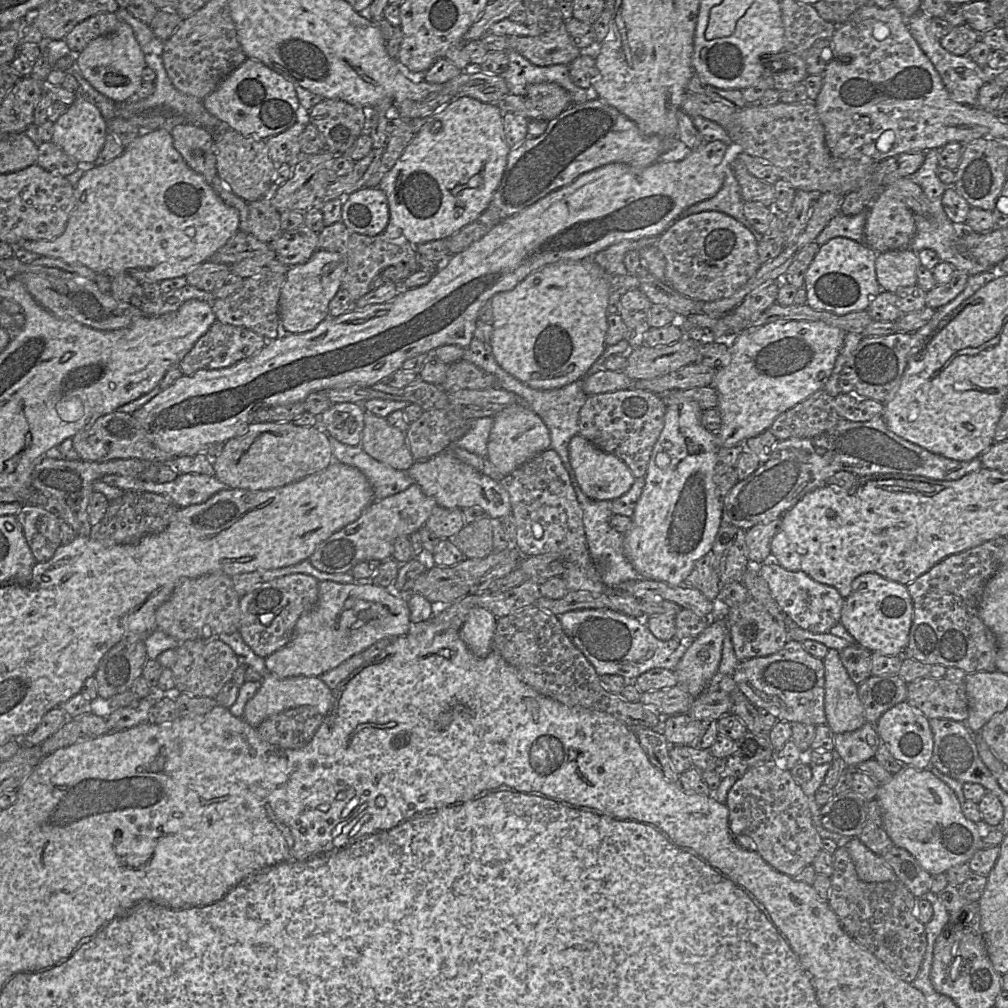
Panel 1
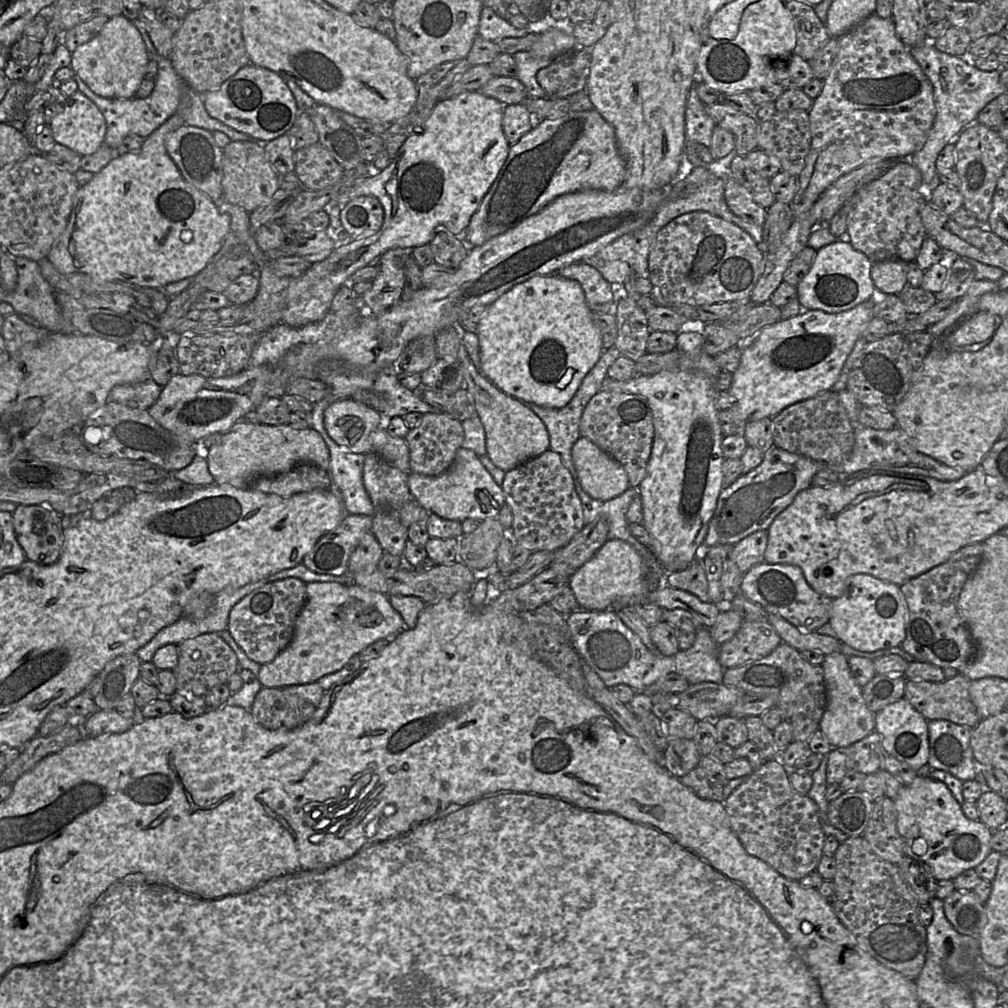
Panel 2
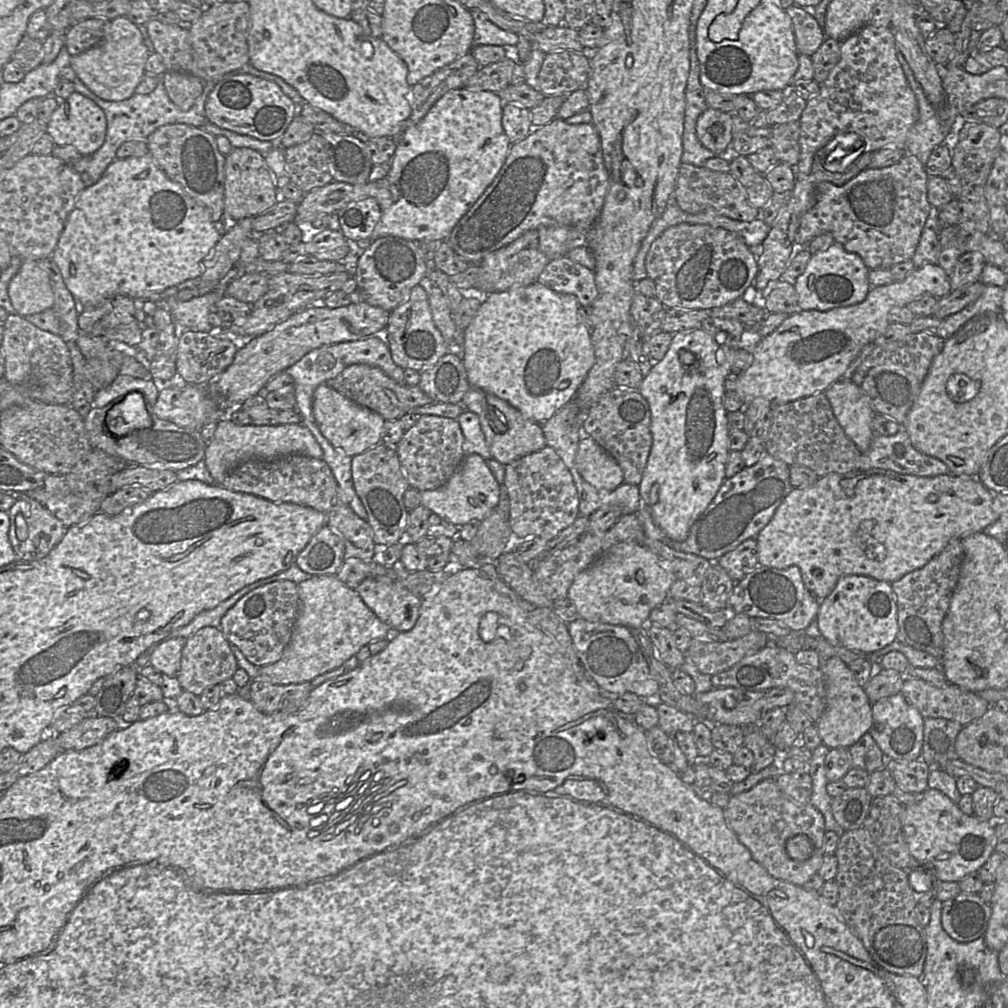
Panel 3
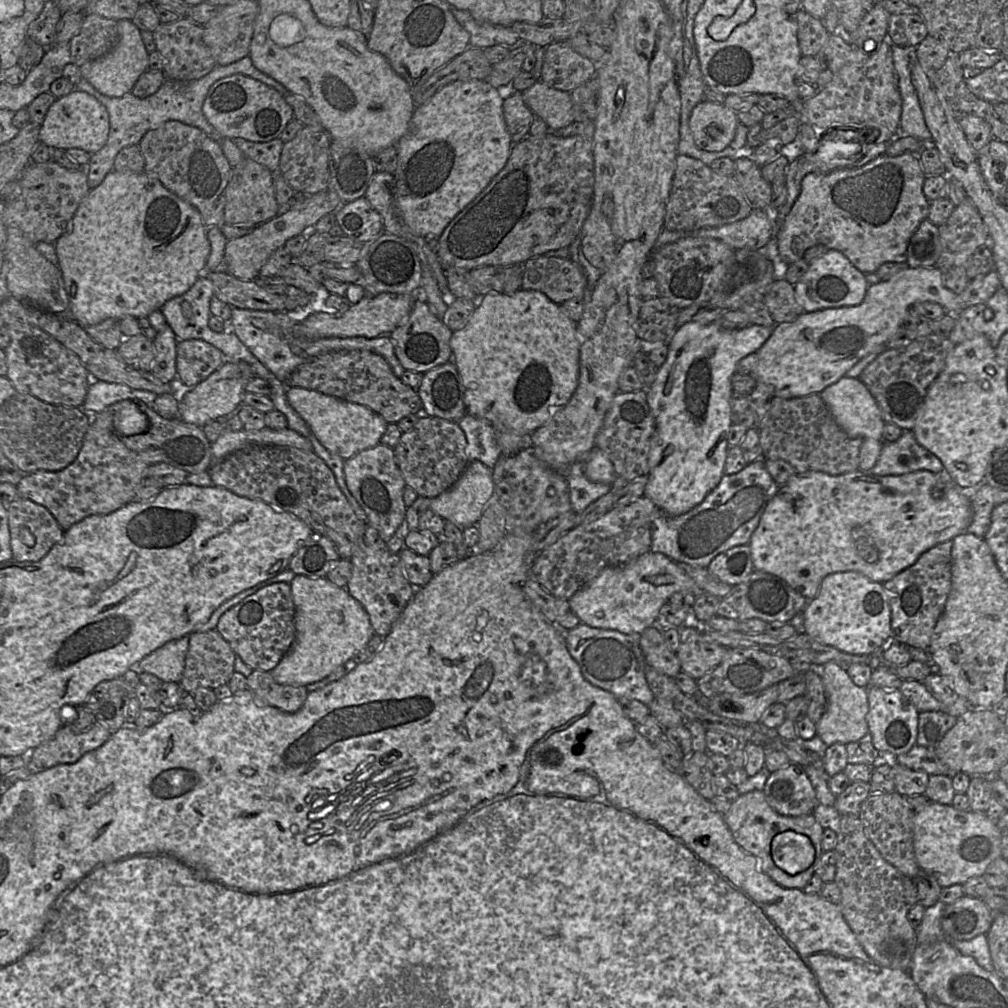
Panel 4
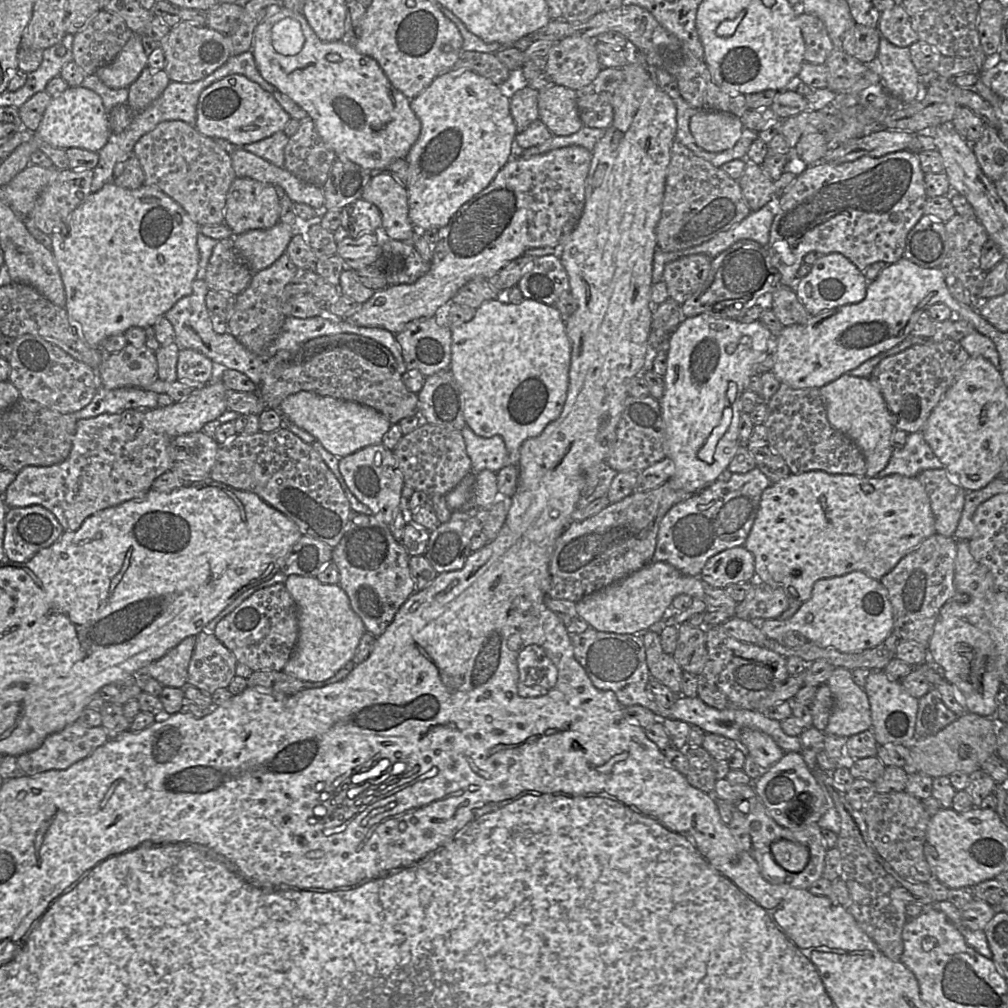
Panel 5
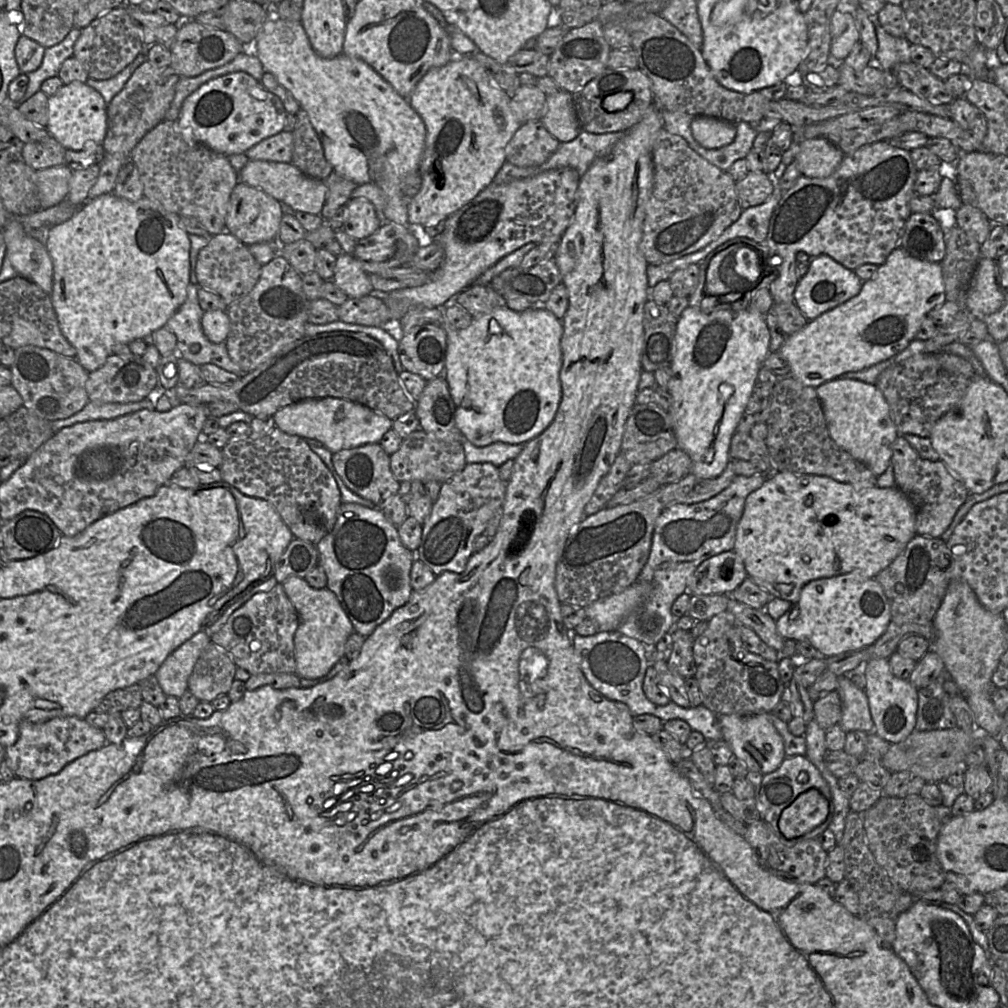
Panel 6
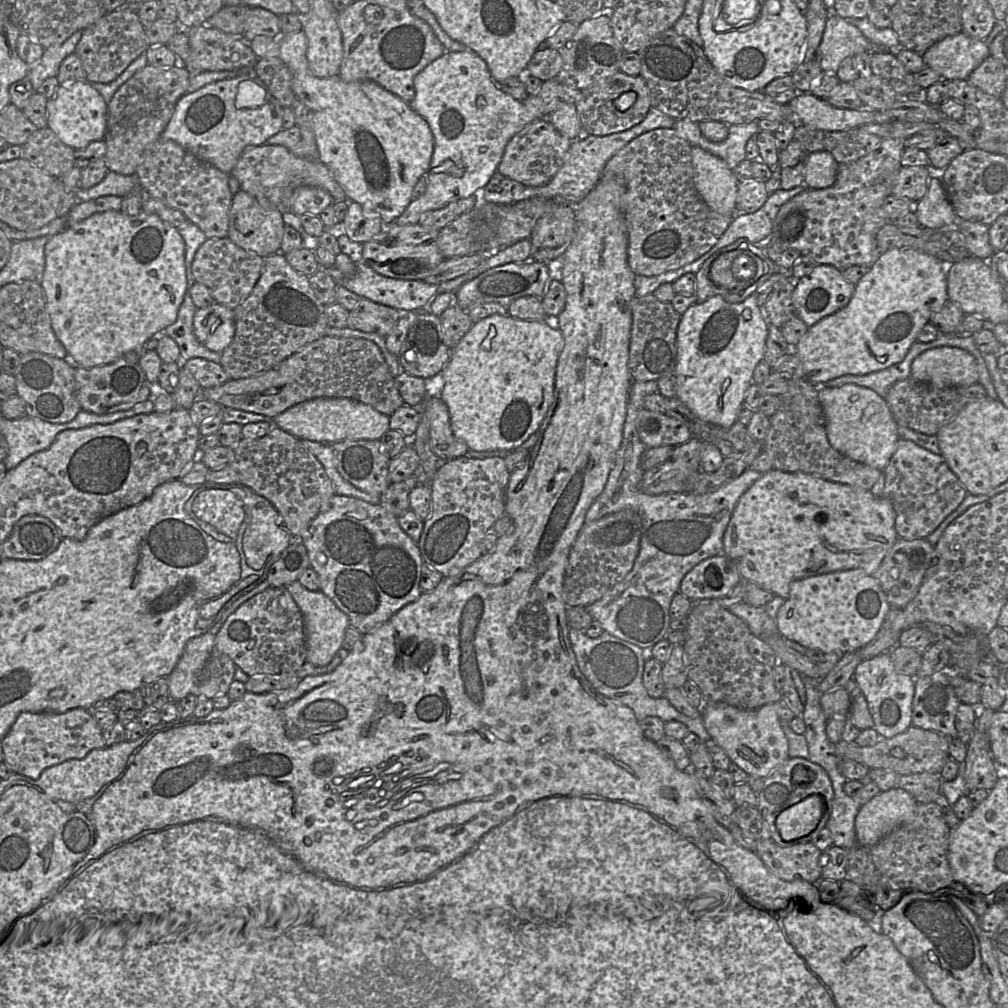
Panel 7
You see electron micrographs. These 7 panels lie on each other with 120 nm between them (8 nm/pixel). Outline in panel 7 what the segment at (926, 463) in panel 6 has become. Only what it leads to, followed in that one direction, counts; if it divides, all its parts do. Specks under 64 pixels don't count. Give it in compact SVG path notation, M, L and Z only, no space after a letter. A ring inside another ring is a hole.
M907 439L898 440L896 451L883 469L883 474L883 497L891 502L895 511L898 537L906 540L926 539L968 494L941 455Z

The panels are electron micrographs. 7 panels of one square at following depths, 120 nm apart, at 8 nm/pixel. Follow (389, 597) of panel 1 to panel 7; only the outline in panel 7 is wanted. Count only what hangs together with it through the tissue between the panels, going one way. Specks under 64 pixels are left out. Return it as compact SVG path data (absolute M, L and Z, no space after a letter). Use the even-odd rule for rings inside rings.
M297 580L286 586L302 612L306 637L307 662L315 666L325 666L331 662L336 652L342 648L345 631L350 626L349 618L322 591L310 591Z

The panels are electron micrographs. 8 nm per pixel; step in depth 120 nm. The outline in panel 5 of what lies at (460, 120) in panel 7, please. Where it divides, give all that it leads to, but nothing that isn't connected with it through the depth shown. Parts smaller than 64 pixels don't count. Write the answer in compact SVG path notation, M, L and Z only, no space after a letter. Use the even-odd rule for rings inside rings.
M450 70L440 74L425 90L411 99L410 107L421 122L421 132L419 138L405 157L409 164L408 182L406 185L408 192L408 215L415 228L420 230L431 228L440 229L449 223L450 219L455 215L462 205L488 187L496 174L512 157L512 145L513 140L516 137L517 130L510 111L510 98L503 95L499 86L494 84L488 78L469 70Z

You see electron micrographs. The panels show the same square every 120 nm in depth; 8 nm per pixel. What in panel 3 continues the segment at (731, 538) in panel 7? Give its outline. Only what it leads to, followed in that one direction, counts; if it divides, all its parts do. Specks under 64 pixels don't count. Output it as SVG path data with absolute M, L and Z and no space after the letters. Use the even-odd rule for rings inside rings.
M879 468L869 470L854 470L847 474L829 473L820 477L814 484L805 488L793 488L776 509L767 525L755 537L758 549L758 565L786 569L797 566L805 587L819 600L827 597L835 588L837 581L845 575L869 576L879 581L892 583L904 575L923 567L931 558L940 553L953 538L963 538L975 532L982 532L987 526L995 522L997 514L993 511L994 493L986 488L977 477L955 476L952 474L934 477L921 477L898 474L891 470Z

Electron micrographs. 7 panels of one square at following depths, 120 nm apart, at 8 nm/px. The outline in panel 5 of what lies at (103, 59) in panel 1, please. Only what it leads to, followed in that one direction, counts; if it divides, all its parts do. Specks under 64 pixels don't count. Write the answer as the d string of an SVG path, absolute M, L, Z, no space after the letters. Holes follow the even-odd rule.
M134 33L112 62L97 69L95 75L107 87L128 88L148 66L141 36Z

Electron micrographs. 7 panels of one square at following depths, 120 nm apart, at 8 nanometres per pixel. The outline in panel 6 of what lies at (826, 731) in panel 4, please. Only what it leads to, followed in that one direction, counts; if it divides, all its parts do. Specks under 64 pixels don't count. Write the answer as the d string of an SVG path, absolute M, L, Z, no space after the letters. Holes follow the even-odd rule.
M845 675L838 676L837 690L842 701L842 717L839 725L847 733L850 731L869 732L874 722L869 710L868 698L864 689L858 688Z

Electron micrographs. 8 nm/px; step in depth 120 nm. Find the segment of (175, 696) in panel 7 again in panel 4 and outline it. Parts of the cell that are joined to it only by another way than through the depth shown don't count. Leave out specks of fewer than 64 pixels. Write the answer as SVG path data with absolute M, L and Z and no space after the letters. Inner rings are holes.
M190 635L172 640L139 662L141 672L151 673L163 682L180 682L189 649Z

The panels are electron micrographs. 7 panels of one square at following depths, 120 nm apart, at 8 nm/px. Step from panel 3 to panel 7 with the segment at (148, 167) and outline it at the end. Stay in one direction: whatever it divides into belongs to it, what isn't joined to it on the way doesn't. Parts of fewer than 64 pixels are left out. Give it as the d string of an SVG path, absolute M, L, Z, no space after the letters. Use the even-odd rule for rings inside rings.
M120 210L95 213L50 236L44 248L44 255L45 265L41 278L41 288L45 295L46 310L49 314L55 336L65 347L69 360L76 367L90 369L110 364L123 357L125 353L143 345L153 335L162 334L163 330L172 325L177 319L179 308L187 291L185 242L178 229L164 222L157 214L141 211L135 216L129 216L123 214Z

